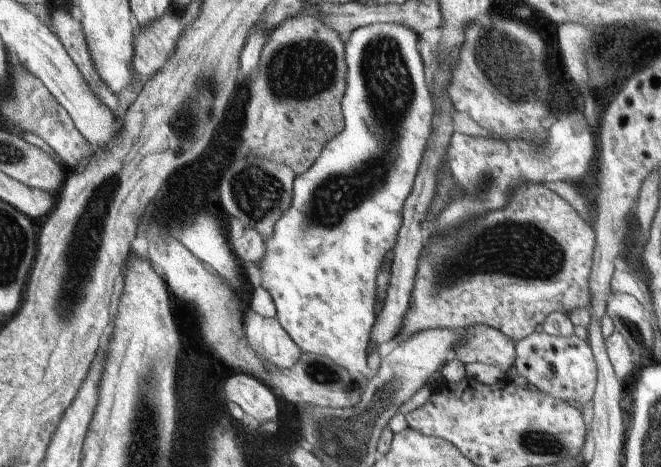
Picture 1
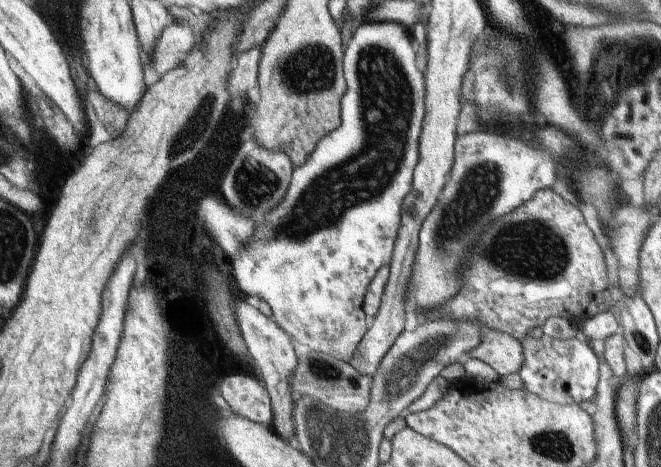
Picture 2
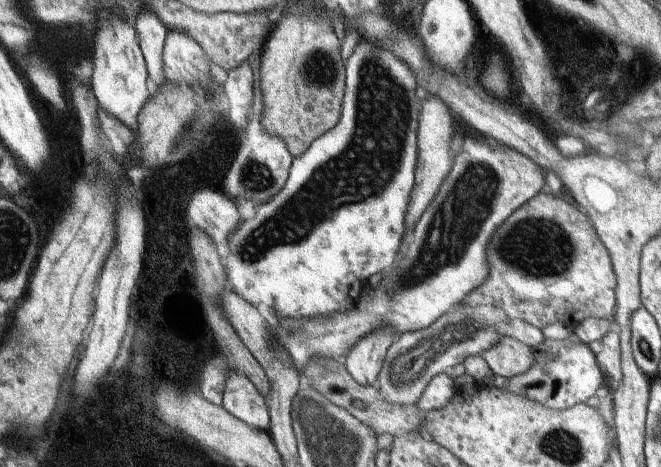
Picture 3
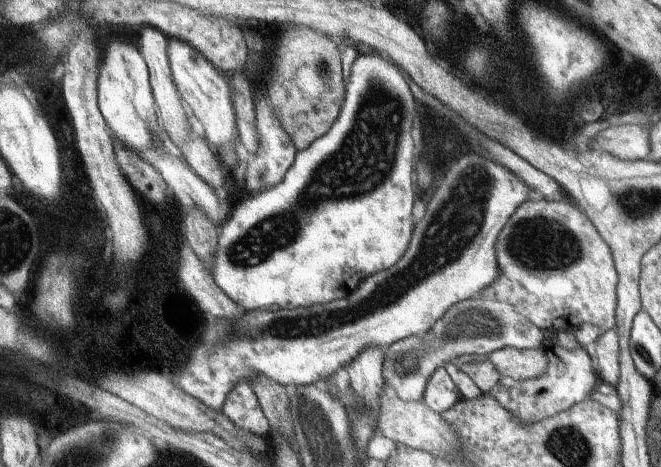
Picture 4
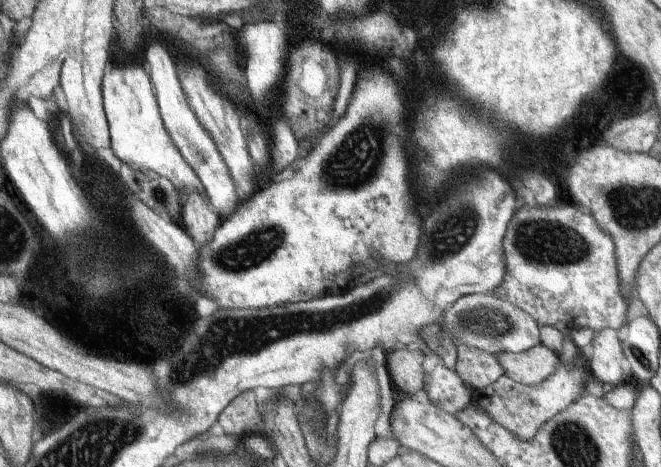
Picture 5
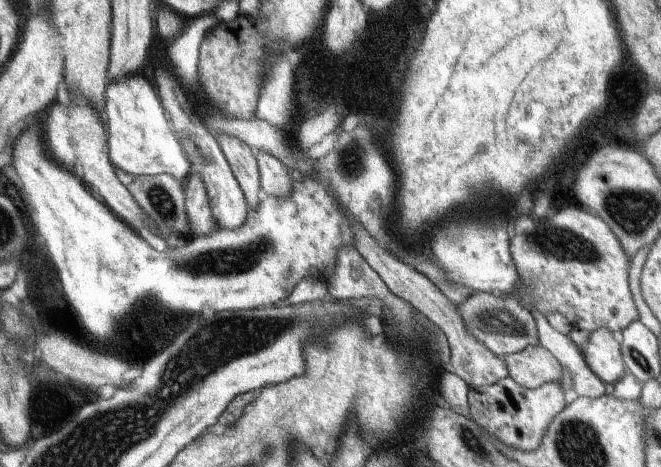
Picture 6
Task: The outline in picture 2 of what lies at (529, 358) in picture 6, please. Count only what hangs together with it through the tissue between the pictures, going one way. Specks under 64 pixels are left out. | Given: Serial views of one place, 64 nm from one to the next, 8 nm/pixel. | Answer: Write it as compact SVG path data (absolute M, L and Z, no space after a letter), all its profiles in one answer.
M490 327L482 330L481 344L469 350L466 357L484 362L489 368L493 368L498 376L515 374L523 362L519 340Z

